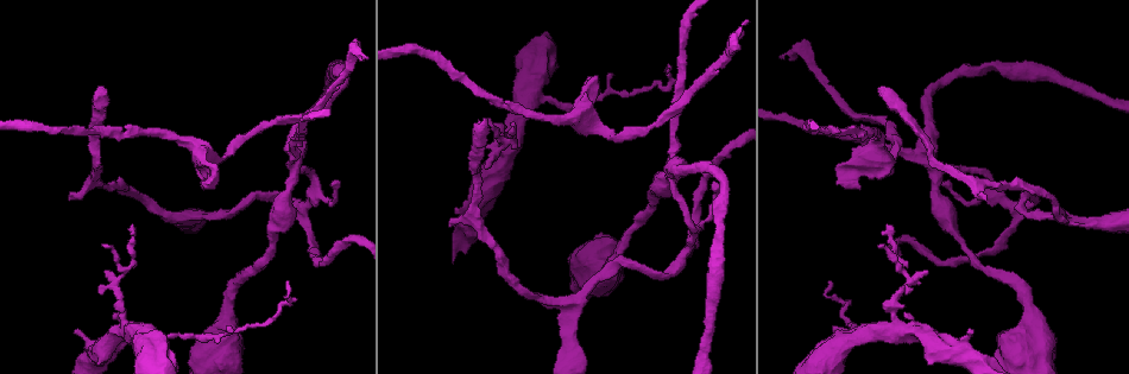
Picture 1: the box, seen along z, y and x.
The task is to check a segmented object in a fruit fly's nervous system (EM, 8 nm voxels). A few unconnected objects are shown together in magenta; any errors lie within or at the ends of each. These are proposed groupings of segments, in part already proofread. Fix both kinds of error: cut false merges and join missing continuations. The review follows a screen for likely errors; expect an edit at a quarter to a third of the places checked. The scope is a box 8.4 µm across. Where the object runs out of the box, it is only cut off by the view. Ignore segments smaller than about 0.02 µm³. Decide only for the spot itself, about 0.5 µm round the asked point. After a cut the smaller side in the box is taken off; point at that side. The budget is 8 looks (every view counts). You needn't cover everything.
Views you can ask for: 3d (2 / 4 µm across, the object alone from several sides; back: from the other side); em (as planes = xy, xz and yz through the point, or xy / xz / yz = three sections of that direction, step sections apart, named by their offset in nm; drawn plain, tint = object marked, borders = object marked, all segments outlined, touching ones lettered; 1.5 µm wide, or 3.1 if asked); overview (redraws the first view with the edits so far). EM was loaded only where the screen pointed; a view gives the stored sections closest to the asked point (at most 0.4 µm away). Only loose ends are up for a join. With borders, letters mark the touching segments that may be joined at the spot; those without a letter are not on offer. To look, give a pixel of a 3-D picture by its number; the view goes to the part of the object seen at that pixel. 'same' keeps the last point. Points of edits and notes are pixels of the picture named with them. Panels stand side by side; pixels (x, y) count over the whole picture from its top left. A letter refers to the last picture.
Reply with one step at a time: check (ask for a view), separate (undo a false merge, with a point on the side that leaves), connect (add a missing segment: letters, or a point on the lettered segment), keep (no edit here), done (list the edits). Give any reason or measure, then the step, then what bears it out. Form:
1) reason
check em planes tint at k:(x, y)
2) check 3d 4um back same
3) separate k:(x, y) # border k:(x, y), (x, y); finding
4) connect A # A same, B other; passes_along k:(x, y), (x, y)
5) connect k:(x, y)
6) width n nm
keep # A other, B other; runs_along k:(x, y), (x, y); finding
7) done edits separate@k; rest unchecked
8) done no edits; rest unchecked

thin end
check em yz step 4 tint at 1:(70, 198)

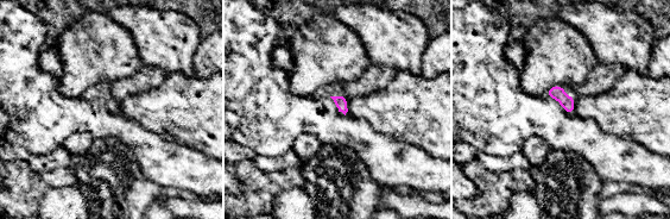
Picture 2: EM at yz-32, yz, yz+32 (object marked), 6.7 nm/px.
check em planes borders same

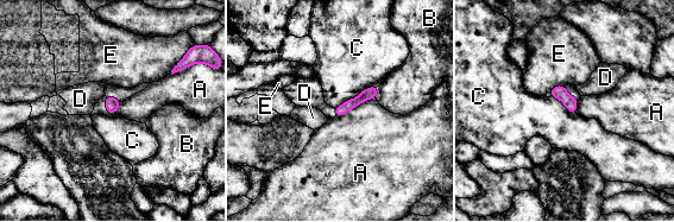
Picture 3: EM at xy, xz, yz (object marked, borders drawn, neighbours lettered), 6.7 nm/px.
keep # A other, B other, C other, D other, E other; none of them fits

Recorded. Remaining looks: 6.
long arm stops here
check 3d 4um at 1:(483, 118)

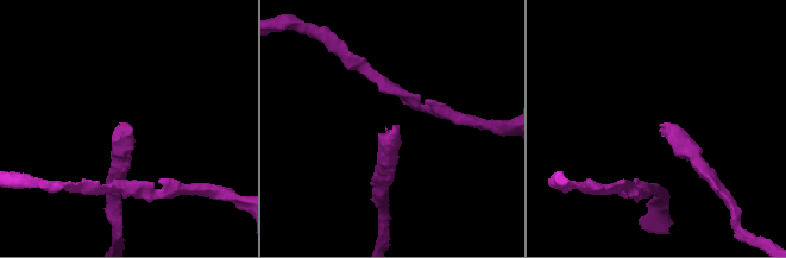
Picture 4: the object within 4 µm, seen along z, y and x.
now the EM
check em planes borders at 4:(129, 126)

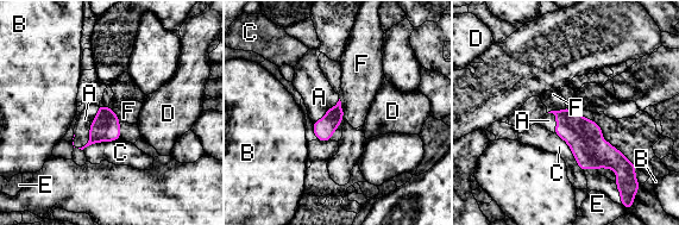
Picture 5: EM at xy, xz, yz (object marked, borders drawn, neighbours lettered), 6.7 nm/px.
connect A # A same, B other, C other, D other, E other, F other; passes_along 5:(105, 127), (89, 129), (85, 119); the neuron continues

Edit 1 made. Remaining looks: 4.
calibre changes
check 3d 2um back at 1:(675, 146)

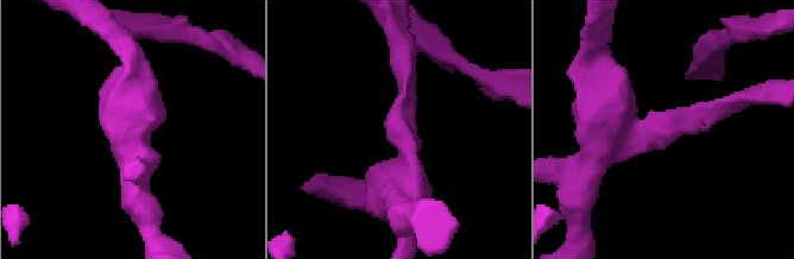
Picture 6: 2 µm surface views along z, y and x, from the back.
now the EM
check em yz step 4 tint at 6:(672, 125)

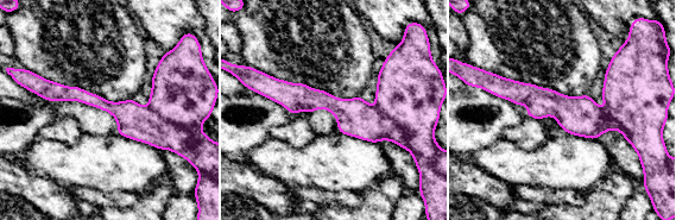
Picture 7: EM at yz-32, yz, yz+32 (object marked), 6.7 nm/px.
cut it another way
check em planes borders same

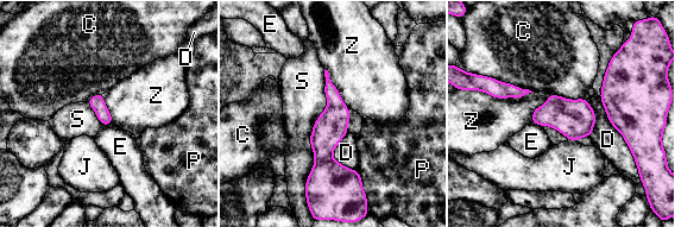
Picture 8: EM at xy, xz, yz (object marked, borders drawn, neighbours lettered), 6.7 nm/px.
width 90 nm
separate 8:(330, 126) # C other, D other, E other, J other, P other, S other, Z other; border 8:(330, 157), (315, 163); a second neuron is stuck on

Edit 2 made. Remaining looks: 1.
done edits connect@5, separate@8; rest unchecked

